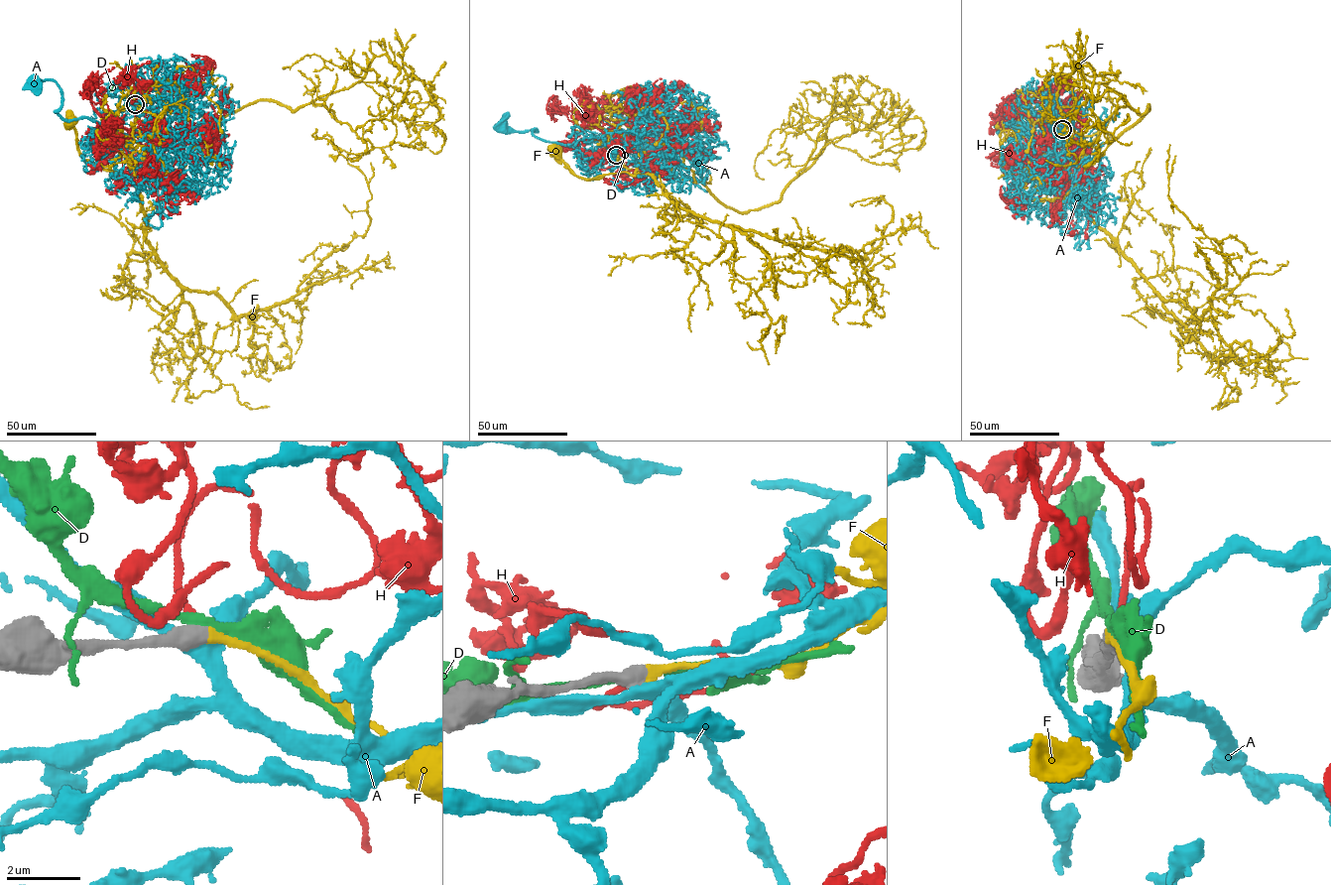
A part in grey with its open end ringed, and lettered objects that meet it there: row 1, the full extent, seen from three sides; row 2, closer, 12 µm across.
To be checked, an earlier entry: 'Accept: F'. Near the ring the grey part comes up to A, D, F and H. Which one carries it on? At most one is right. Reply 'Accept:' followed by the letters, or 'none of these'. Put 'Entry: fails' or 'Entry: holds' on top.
Entry: holds
Accept: F

